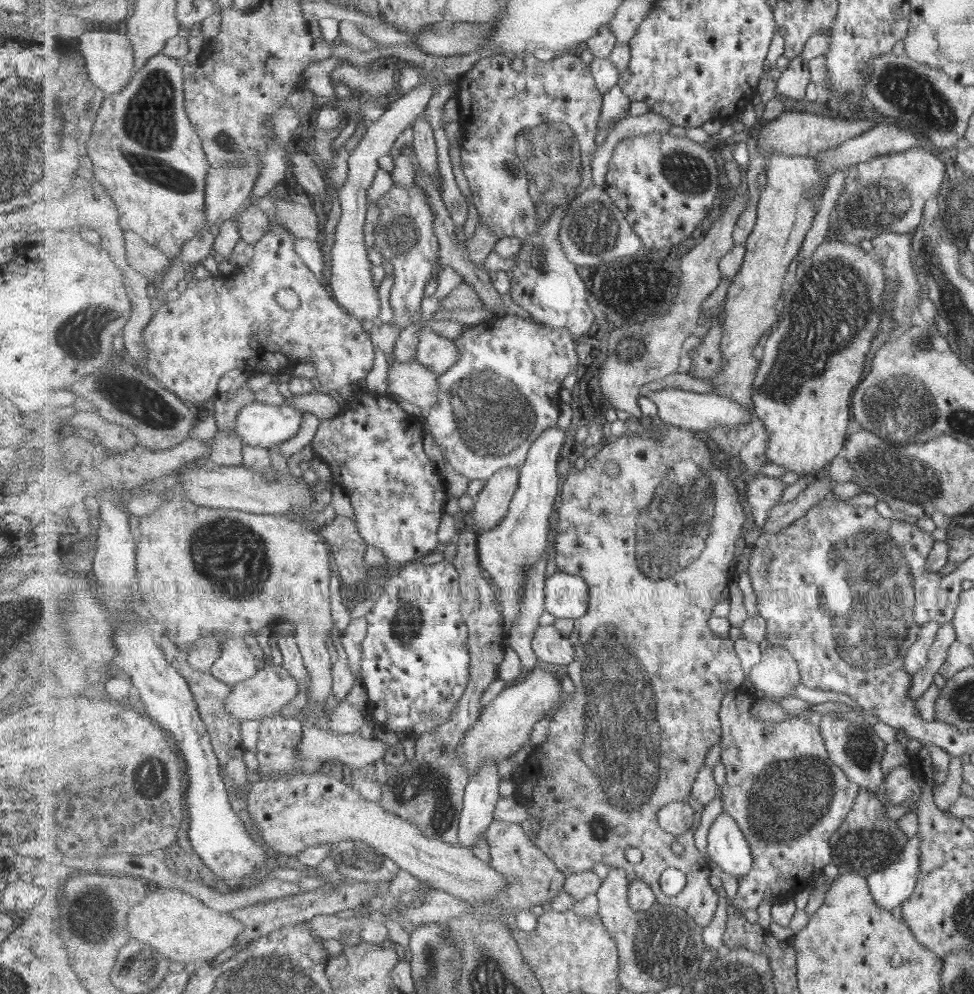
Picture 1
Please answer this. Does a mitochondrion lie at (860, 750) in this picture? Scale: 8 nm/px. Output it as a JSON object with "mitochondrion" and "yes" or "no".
{"mitochondrion":"yes"}

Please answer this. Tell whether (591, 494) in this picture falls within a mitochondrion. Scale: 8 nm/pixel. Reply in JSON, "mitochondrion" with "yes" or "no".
{"mitochondrion":"no"}

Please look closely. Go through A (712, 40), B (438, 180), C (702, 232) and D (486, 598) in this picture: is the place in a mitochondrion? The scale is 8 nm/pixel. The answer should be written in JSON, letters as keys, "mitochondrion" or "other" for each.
{"A":"other","B":"other","C":"other","D":"other"}

